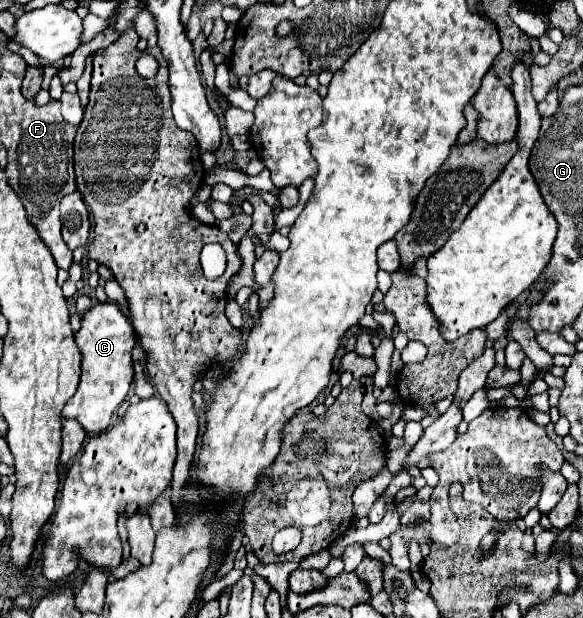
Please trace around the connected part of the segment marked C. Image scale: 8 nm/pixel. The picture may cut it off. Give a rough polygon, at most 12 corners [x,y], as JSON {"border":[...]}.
{"border":[[115,302],[91,306],[75,342],[81,382],[65,404],[109,428],[133,382],[137,334]]}

